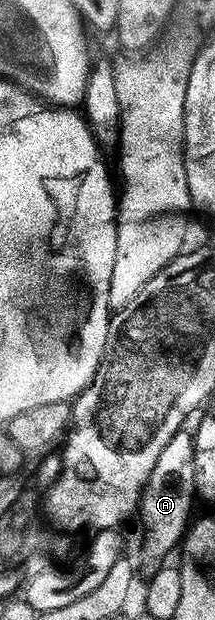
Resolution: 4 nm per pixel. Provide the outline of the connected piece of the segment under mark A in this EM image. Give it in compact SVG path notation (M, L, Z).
M184 428L174 434L157 458L139 501L137 516L141 518L143 538L139 546L126 551L125 557L142 579L155 575L166 557L180 545L193 516L197 493L195 437L190 429Z

